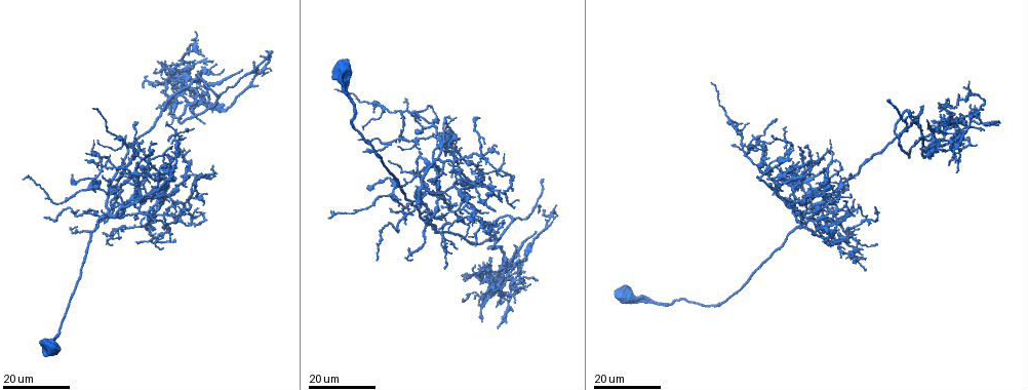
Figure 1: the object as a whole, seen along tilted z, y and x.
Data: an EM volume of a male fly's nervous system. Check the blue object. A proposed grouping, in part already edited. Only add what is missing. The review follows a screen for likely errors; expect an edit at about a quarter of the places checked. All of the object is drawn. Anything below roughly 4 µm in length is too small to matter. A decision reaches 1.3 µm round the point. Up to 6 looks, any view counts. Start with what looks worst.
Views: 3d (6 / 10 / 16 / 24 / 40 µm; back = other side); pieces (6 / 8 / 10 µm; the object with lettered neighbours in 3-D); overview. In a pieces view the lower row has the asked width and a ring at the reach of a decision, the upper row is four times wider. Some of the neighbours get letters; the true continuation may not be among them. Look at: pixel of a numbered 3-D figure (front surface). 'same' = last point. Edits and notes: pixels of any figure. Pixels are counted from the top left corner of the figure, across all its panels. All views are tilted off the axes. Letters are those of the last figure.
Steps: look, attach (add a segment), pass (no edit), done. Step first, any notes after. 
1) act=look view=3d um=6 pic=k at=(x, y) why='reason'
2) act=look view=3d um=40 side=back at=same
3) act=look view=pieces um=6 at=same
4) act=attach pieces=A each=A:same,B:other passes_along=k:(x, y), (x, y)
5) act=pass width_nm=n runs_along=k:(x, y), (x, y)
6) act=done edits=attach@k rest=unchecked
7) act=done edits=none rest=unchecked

act=look view=3d um=16 pic=1 at=(497, 326) why='tapers out'

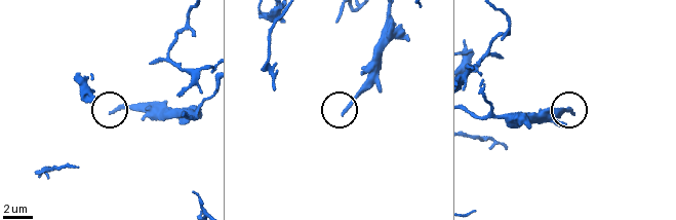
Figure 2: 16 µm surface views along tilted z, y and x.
act=look view=pieces um=10 pic=2 at=(112, 114)

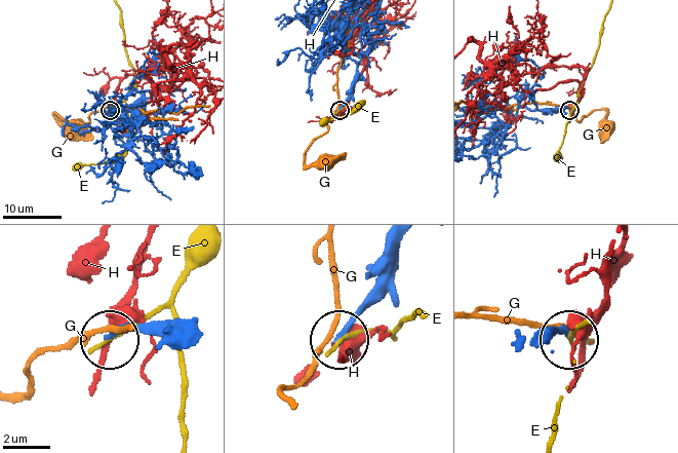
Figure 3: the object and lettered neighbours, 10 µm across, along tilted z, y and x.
act=pass each=E:other,G:other,H:other runs_along=3:(198, 330), (152, 324), (110, 335) found='no lettered segment goes on from it'

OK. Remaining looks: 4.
act=look view=3d um=24 pic=1 at=(758, 178) why='branch stops here'

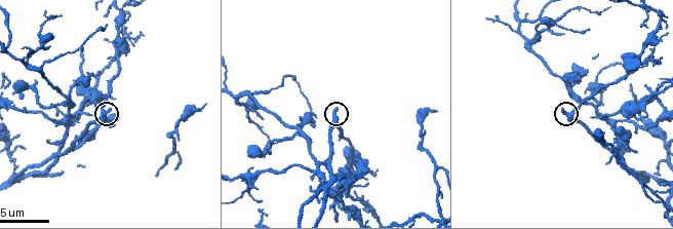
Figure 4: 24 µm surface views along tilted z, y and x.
act=look view=3d um=10 pic=4 at=(338, 110)

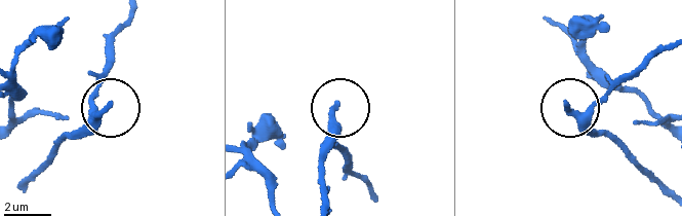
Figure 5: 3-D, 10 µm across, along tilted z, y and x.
act=look view=pieces um=6 pic=5 at=(335, 104) why='what lies round it'

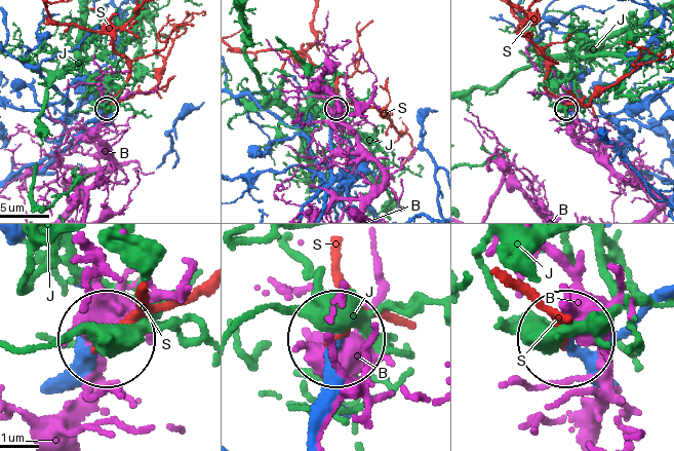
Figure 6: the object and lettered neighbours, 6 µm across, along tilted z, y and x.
act=attach pieces=S width_nm=220 each=B:other,J:other,S:same found='it goes on there'

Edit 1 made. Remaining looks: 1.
act=done edits=attach@6 rest=unchecked

